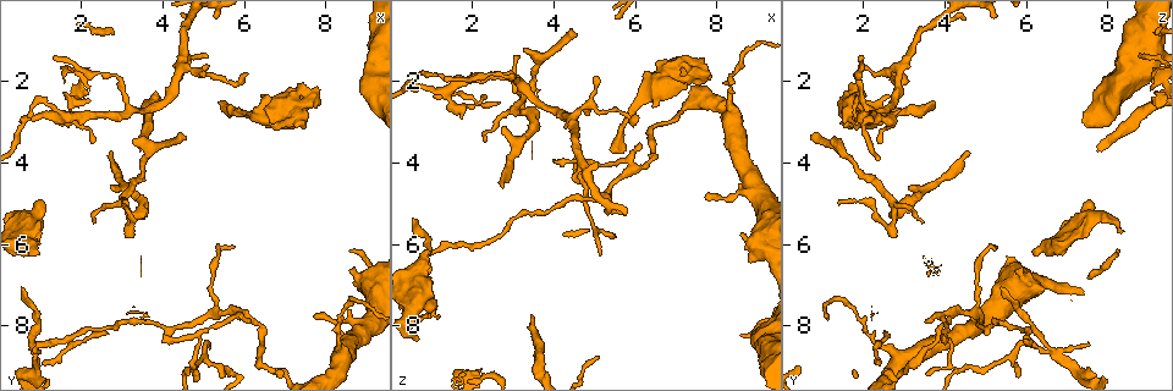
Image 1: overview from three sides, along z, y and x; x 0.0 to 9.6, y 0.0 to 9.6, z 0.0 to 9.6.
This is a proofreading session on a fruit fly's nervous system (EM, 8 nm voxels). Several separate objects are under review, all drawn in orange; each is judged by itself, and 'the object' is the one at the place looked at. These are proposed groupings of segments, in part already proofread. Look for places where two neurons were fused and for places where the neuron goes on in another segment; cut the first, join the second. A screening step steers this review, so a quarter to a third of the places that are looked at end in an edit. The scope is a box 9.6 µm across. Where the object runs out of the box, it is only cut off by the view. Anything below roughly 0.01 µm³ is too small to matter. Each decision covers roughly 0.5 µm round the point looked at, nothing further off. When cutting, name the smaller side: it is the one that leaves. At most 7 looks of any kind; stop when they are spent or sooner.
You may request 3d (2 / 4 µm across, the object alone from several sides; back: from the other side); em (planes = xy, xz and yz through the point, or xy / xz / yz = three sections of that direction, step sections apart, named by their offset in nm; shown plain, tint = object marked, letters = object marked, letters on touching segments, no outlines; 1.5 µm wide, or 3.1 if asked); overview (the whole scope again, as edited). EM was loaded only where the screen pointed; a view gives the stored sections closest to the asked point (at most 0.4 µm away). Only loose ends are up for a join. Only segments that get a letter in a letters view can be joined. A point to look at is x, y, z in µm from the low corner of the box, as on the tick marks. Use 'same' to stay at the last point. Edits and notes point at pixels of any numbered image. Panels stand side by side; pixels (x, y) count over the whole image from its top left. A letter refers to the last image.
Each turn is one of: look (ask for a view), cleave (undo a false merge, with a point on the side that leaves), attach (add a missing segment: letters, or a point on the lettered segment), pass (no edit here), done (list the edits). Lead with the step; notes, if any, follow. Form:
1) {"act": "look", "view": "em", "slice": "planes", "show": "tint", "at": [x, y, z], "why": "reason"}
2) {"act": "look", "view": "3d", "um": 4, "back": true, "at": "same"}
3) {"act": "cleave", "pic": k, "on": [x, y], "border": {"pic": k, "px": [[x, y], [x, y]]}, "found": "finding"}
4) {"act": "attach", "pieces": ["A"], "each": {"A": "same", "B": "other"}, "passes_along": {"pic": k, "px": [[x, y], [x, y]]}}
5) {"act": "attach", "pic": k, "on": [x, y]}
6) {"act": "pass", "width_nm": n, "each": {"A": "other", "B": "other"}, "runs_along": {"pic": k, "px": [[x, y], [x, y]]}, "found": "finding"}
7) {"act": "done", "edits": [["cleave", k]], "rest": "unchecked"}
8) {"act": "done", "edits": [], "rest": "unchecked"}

{"act": "look", "view": "3d", "um": 2, "at": [4.35, 3.25, 0.75], "why": "an open end"}

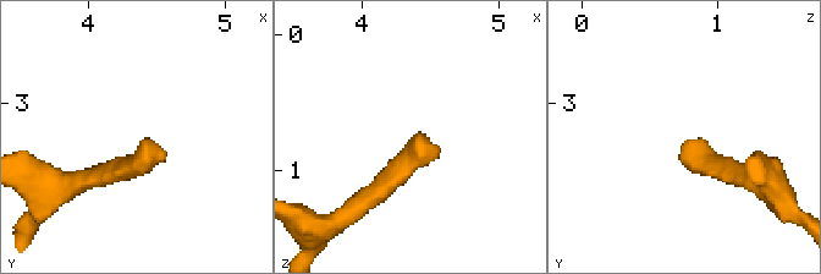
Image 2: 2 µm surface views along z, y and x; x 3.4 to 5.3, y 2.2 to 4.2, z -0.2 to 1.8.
{"act": "look", "view": "em", "slice": "xz", "step": 4, "show": "letters", "at": [4.40, 3.28, 0.74]}

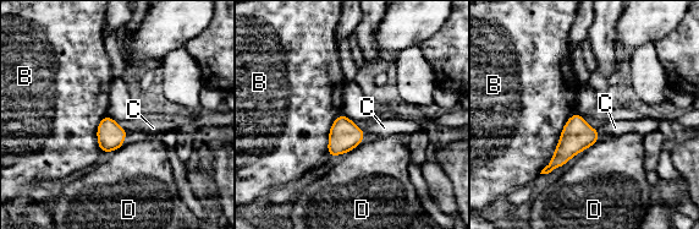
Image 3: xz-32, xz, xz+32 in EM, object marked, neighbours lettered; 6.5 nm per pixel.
{"act": "attach", "pieces": ["C"], "each": {"B": "other", "C": "same", "D": "other"}, "passes_along": {"pic": 3, "px": [[577, 135], [598, 131], [615, 127]]}, "found": "the neuron continues"}

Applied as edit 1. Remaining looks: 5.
{"act": "look", "view": "em", "slice": "planes", "show": "letters", "at": [7.50, 3.00, 1.45], "why": "an open end"}

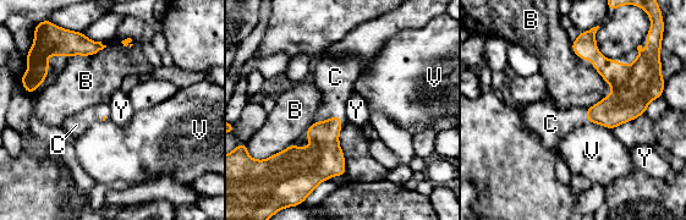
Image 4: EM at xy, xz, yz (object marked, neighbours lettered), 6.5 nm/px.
{"act": "attach", "pieces": ["C"], "each": {"B": "other", "C": "same", "V": "other", "Y": "other"}, "passes_along": {"pic": 4, "px": [[325, 157], [329, 119], [335, 82]]}, "found": "the neuron continues"}

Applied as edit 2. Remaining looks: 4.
{"act": "look", "view": "overview", "why": "redraw"}

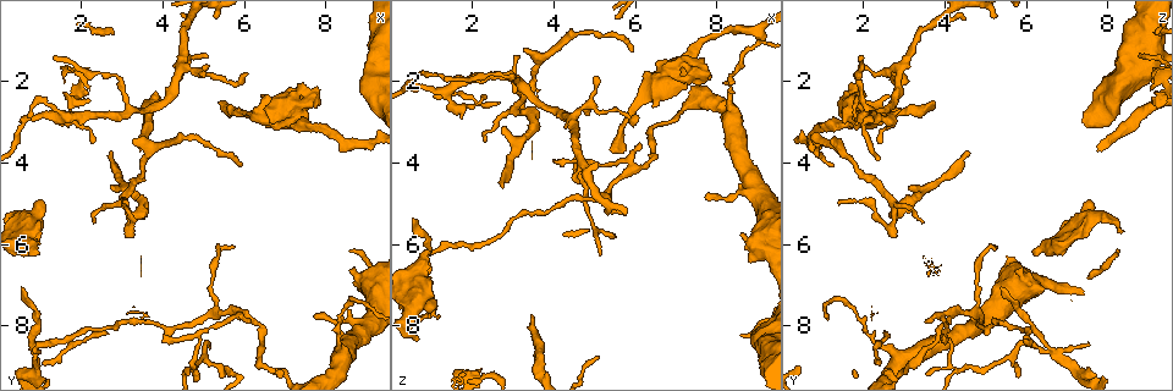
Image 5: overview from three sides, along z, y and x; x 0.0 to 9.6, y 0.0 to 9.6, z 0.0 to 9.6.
{"act": "look", "view": "em", "slice": "xz", "step": 4, "show": "letters", "at": [0.70, 5.70, 8.30], "why": "an open end"}

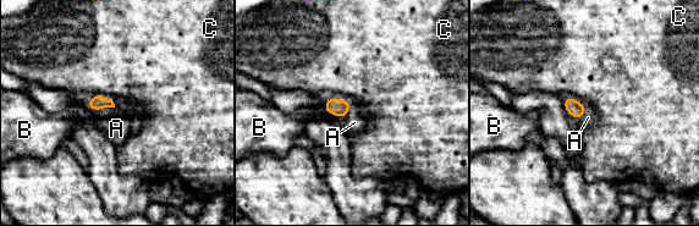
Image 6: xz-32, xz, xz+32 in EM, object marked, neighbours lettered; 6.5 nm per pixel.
{"act": "attach", "pieces": ["A"], "longest_contact_nm": ["B", 170], "each": {"A": "same", "B": "other", "C": "other"}, "passes_along": {"pic": 6, "px": [[335, 106], [346, 115], [354, 122]]}, "found": "it goes on there"}

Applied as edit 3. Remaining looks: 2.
{"act": "done", "edits": [["attach", 3], ["attach", 4], ["attach", 6]], "rest": "unchecked"}

